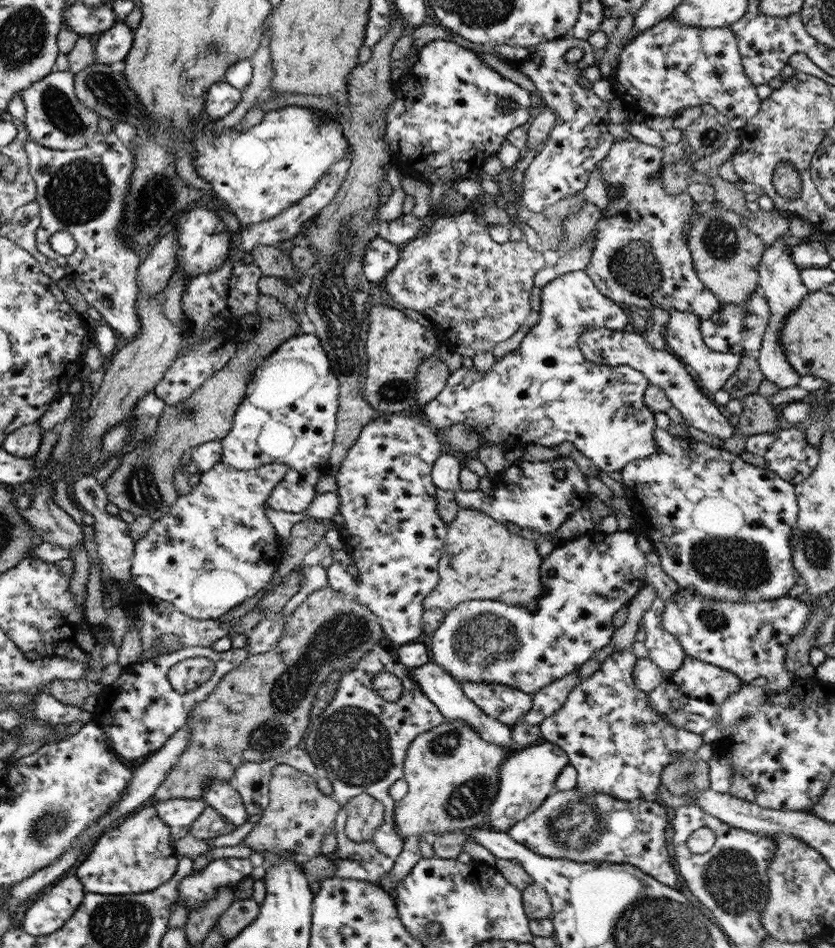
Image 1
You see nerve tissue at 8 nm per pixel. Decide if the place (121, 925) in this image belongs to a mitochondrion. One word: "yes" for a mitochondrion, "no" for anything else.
yes

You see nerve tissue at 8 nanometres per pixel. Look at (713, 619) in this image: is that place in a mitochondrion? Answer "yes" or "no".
yes

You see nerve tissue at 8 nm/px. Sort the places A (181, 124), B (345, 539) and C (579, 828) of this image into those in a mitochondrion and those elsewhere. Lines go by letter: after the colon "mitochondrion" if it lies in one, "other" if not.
A: other
B: other
C: mitochondrion

